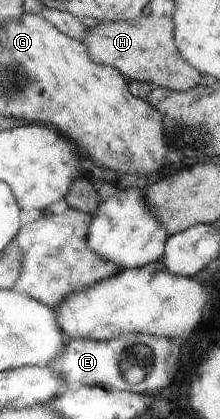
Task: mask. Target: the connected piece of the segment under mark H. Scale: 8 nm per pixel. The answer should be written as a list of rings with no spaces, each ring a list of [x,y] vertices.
[[[142,17],[136,21],[102,21],[92,31],[92,35],[86,37],[86,47],[90,47],[88,53],[94,59],[98,59],[98,63],[118,67],[118,71],[122,71],[126,79],[138,79],[176,91],[188,91],[200,81],[198,71],[186,65],[186,61],[178,55],[172,41],[172,21],[168,17]]]

